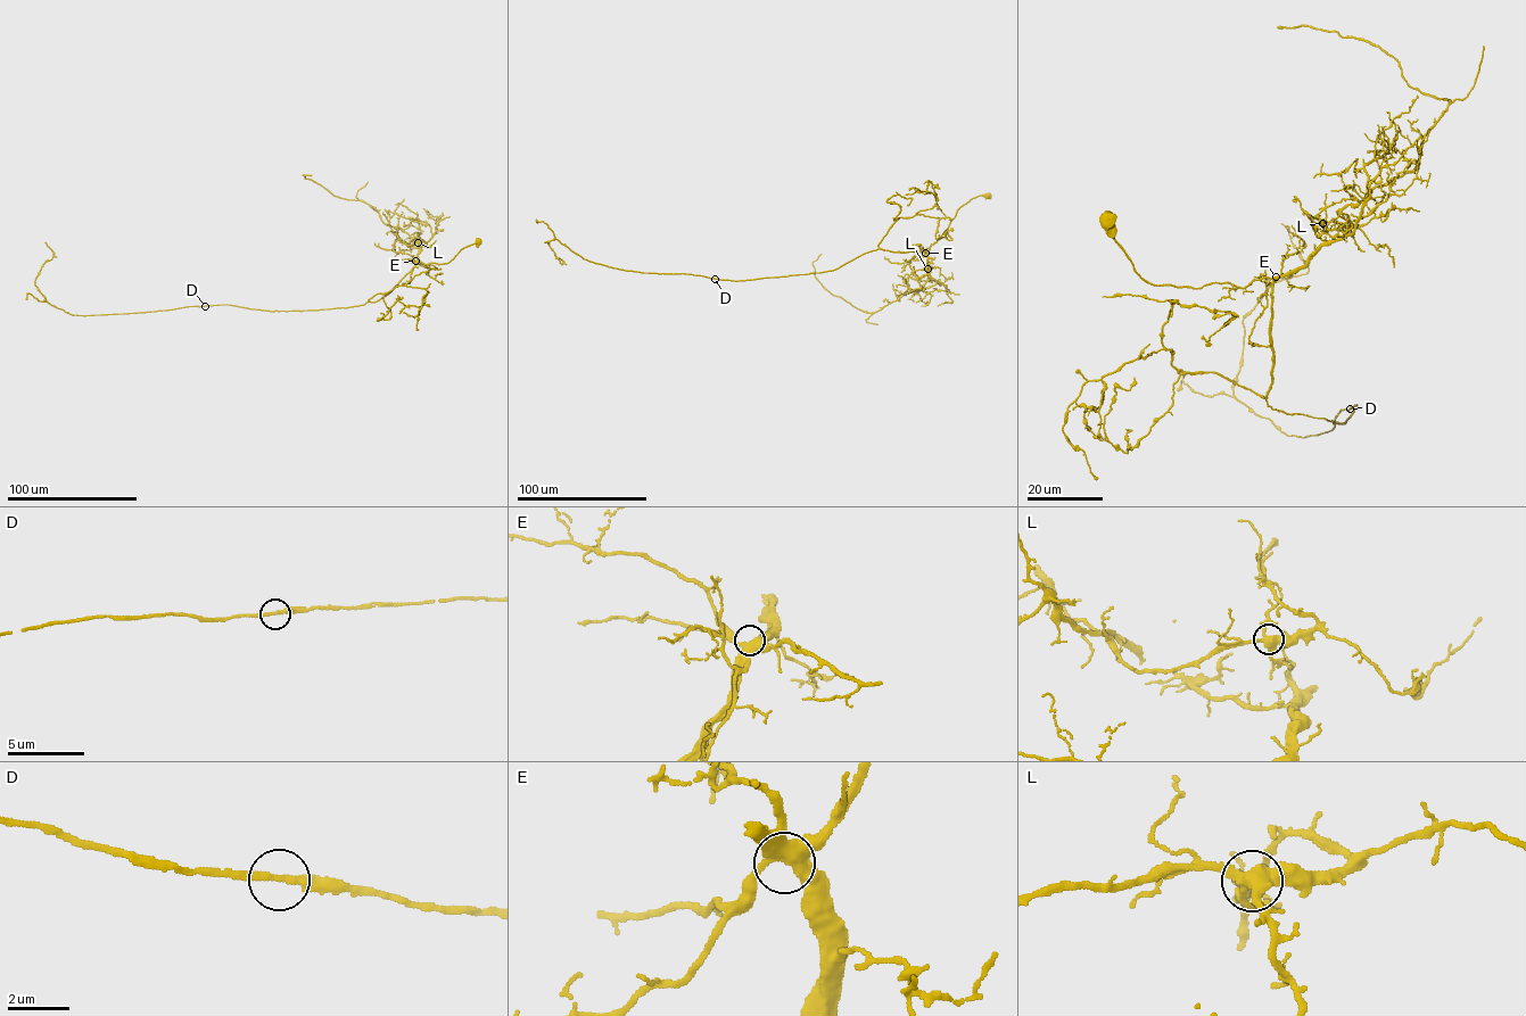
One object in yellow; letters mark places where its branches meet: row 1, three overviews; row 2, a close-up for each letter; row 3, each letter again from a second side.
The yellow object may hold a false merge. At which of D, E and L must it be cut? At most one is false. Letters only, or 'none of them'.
L

